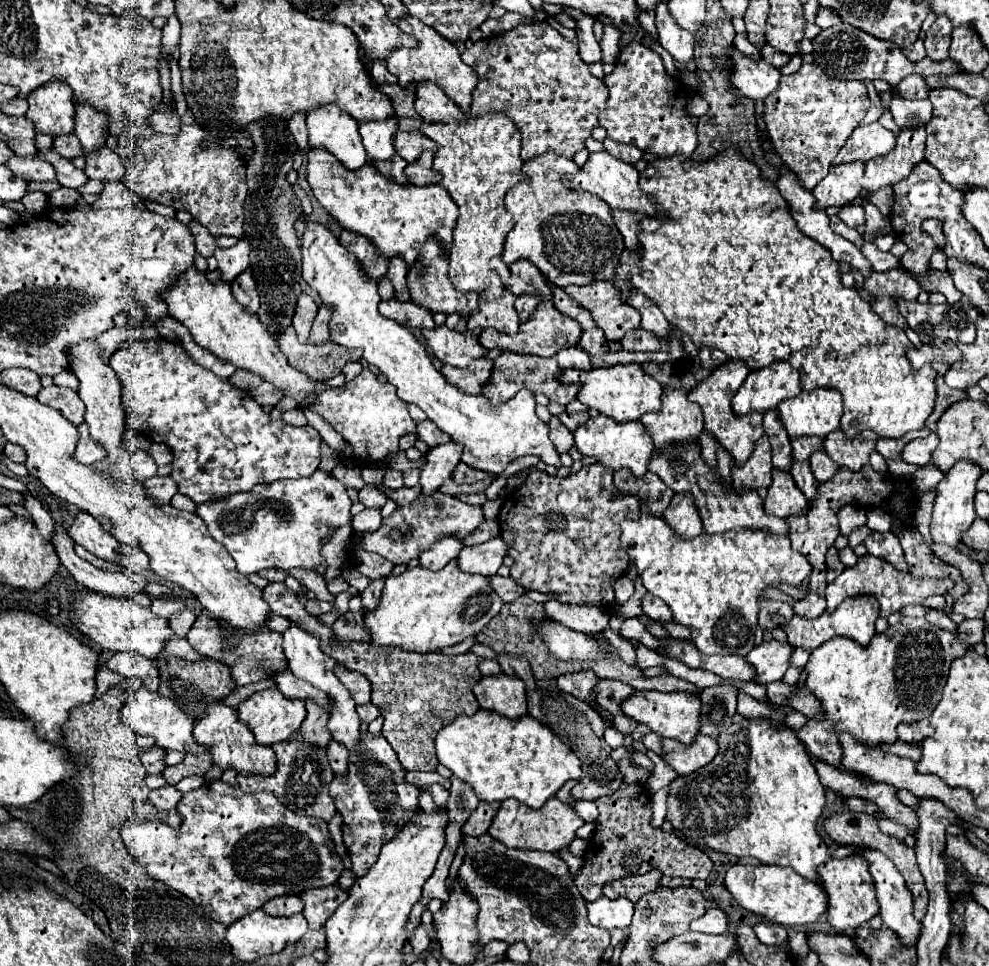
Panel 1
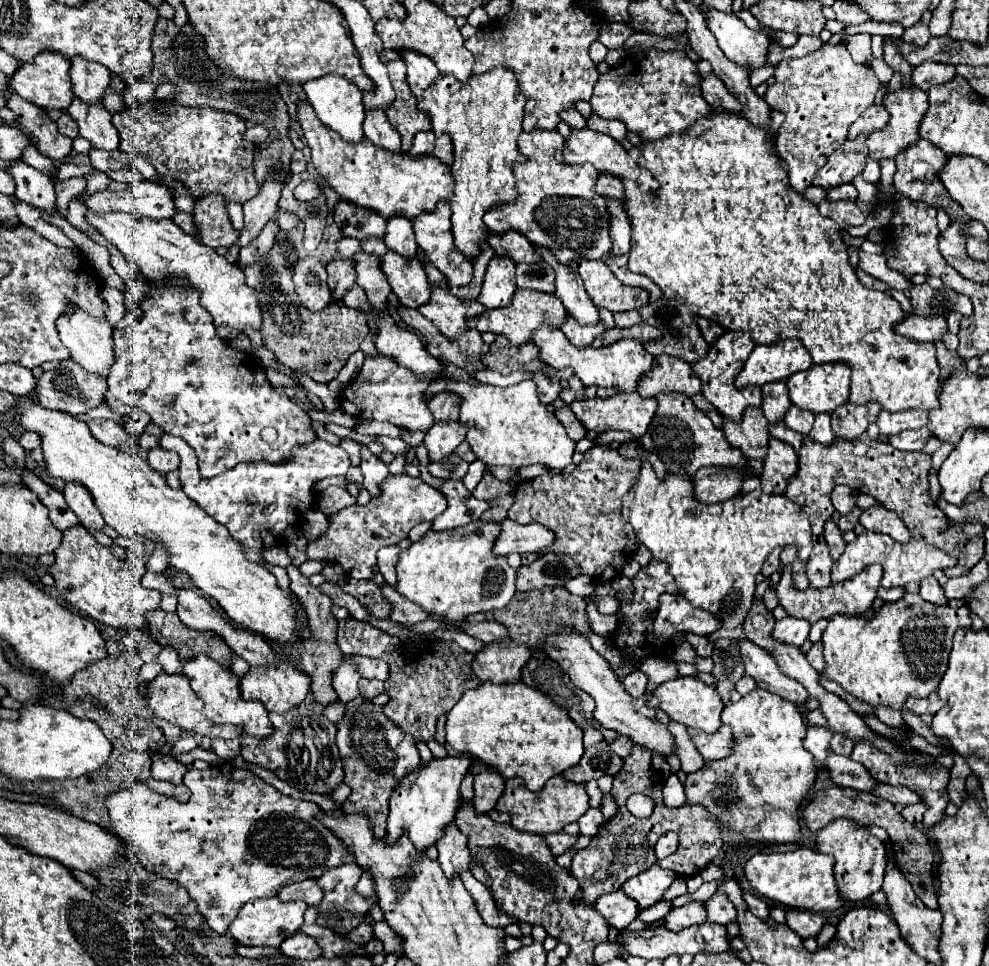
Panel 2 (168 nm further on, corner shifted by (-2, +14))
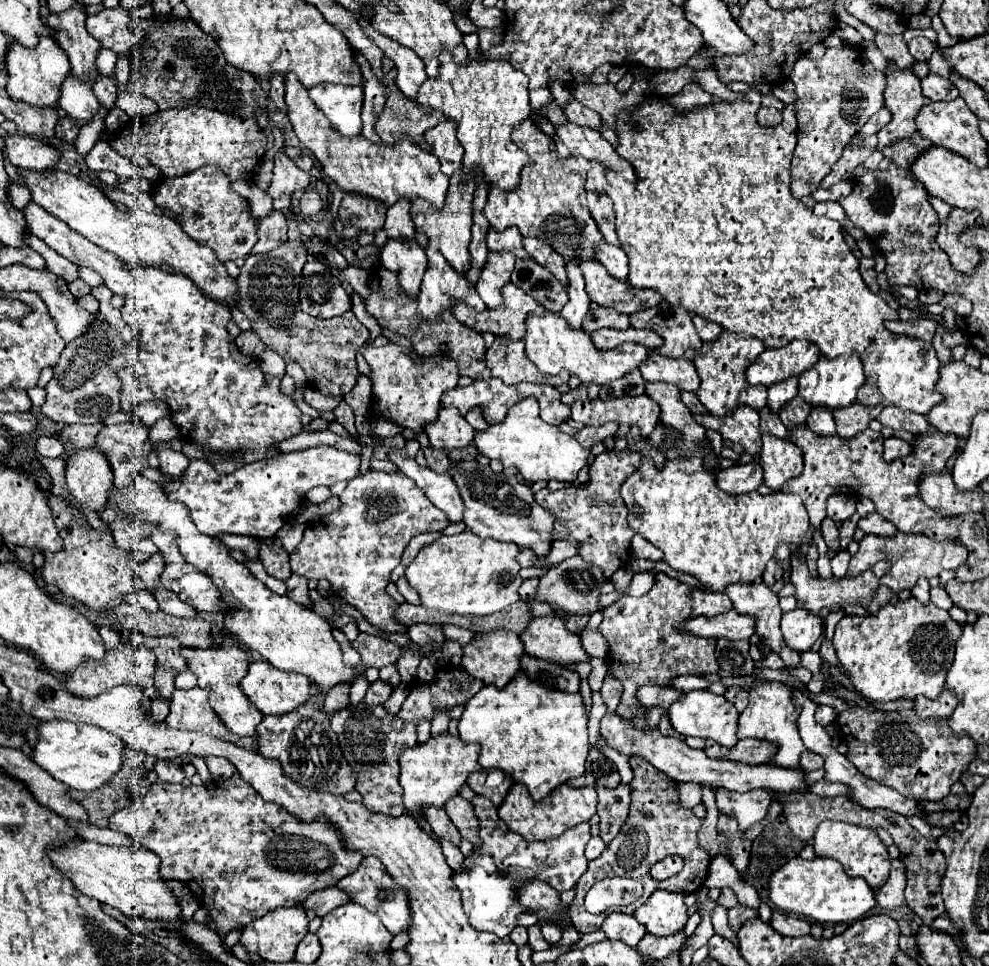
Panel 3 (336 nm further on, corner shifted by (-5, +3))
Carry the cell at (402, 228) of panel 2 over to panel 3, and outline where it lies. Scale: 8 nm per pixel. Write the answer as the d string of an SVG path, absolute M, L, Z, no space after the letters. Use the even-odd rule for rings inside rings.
M397 200L387 208L387 218L385 218L385 230L389 238L399 238L399 240L413 240L415 238L415 224L409 216L409 200Z

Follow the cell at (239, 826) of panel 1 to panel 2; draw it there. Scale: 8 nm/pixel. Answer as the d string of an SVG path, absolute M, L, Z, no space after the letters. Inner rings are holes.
M218 763L204 771L190 769L184 775L184 785L192 793L186 803L154 793L142 783L132 783L128 789L108 795L106 807L114 833L126 843L126 853L134 855L146 871L186 887L196 901L198 911L208 919L210 929L220 935L228 931L228 925L240 907L250 899L274 897L288 883L316 879L326 869L354 863L344 841L318 821L316 813L322 809L316 803L280 793L250 769L238 769L232 763Z

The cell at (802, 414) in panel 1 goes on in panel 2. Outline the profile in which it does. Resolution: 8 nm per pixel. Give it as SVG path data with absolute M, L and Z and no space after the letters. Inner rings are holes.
M824 363L824 365L812 365L804 373L796 373L796 377L790 377L786 381L790 401L792 405L810 411L810 413L832 413L840 405L848 401L850 393L850 367L842 363Z

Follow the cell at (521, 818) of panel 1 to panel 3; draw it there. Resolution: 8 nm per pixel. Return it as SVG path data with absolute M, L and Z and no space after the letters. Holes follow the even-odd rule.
M513 784L499 806L499 818L509 826L509 830L521 834L525 840L551 840L561 836L567 828L573 828L579 822L587 822L595 814L595 806L597 792L591 786L573 788L569 784L561 784L543 800L535 802L531 800L529 790L523 784Z

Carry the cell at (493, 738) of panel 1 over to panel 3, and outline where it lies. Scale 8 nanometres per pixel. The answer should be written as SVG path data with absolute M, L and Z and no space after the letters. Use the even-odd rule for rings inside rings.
M523 670L505 686L483 686L467 704L459 722L463 742L481 744L479 764L499 768L529 788L533 800L585 772L589 754L587 710L581 692L567 694L535 684Z

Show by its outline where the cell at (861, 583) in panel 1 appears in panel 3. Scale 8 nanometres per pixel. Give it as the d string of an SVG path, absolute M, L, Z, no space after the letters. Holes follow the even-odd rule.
M897 532L895 536L887 536L887 538L875 536L875 534L865 534L865 538L859 542L859 552L849 562L849 570L845 576L857 576L879 560L891 562L891 570L881 578L880 584L899 592L905 588L913 588L919 578L939 576L941 570L957 570L967 560L967 548L963 544L957 544L951 540L939 542L939 540L931 540L923 534L911 534L911 532Z

